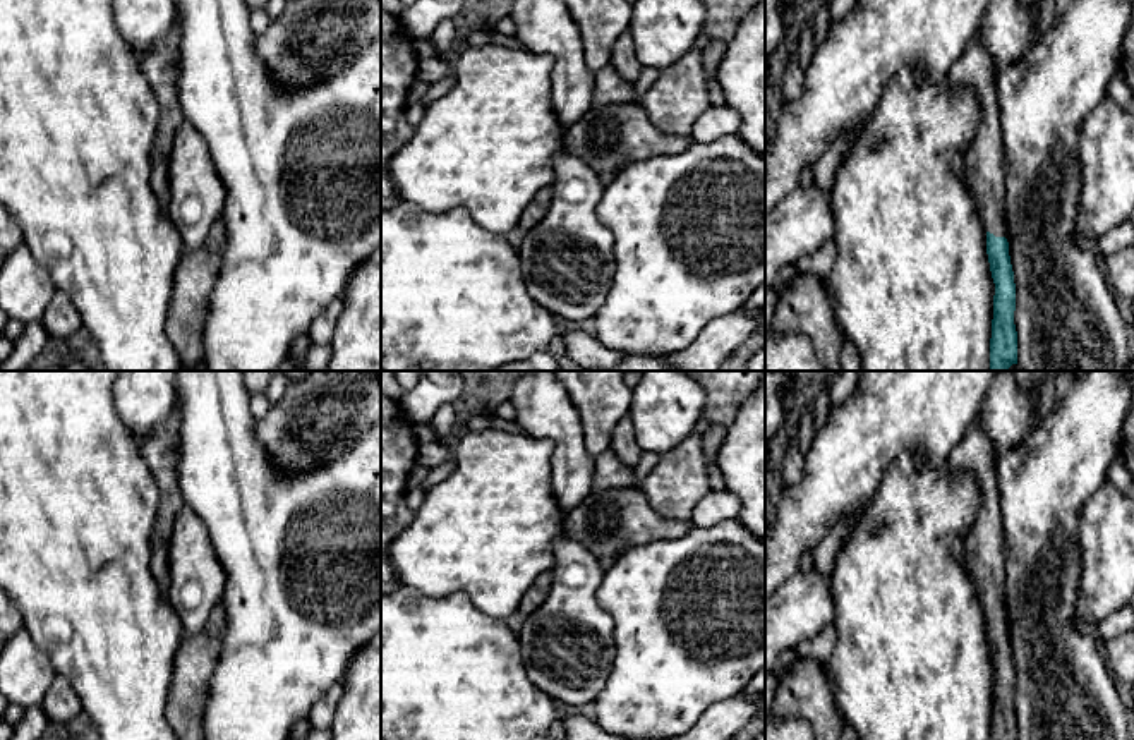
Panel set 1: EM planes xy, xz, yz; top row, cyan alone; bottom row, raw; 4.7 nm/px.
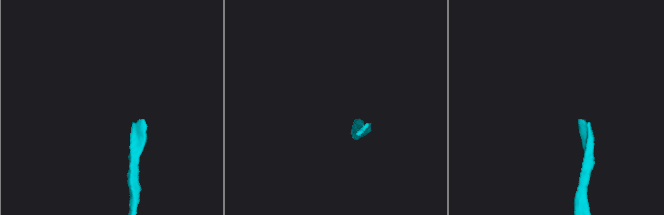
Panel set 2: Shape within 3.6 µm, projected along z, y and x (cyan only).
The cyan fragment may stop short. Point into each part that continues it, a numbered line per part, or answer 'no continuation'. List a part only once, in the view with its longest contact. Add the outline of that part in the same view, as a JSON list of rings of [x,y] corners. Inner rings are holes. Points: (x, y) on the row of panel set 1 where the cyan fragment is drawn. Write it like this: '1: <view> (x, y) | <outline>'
1: yz (975, 67) | [[[978,38],[971,39],[962,55],[947,72],[950,86],[971,86],[980,103],[980,125],[973,146],[966,153],[971,177],[964,182],[976,201],[976,215],[983,228],[1007,239],[1004,143],[1000,134],[995,65]]]

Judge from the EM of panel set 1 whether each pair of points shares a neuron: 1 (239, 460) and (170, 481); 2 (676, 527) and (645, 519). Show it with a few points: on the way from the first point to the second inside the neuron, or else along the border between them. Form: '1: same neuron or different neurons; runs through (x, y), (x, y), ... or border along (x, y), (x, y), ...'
1: different neurons; border along (177, 438), (177, 486), (186, 502)
2: same neuron; runs through (669, 527), (652, 526)

